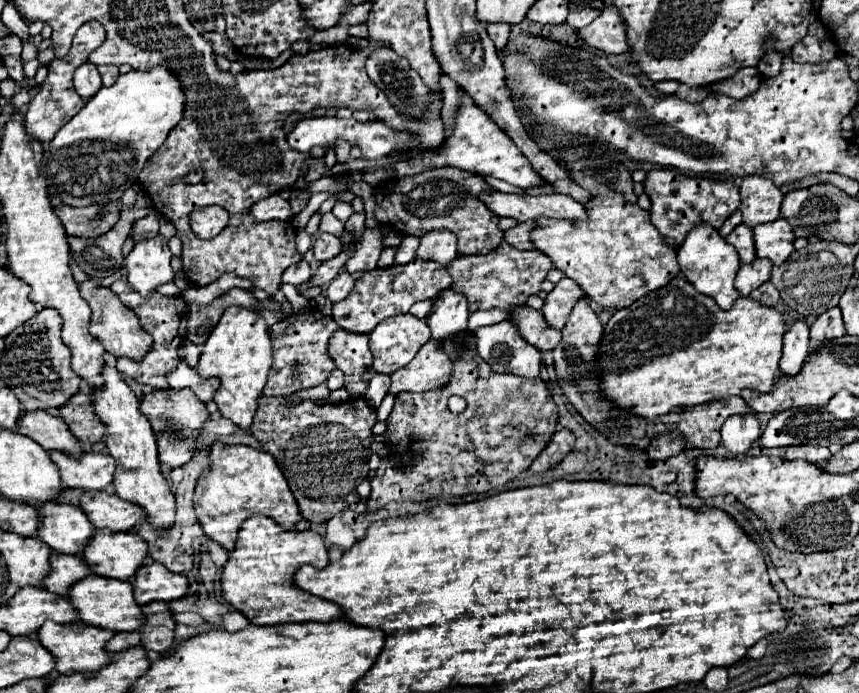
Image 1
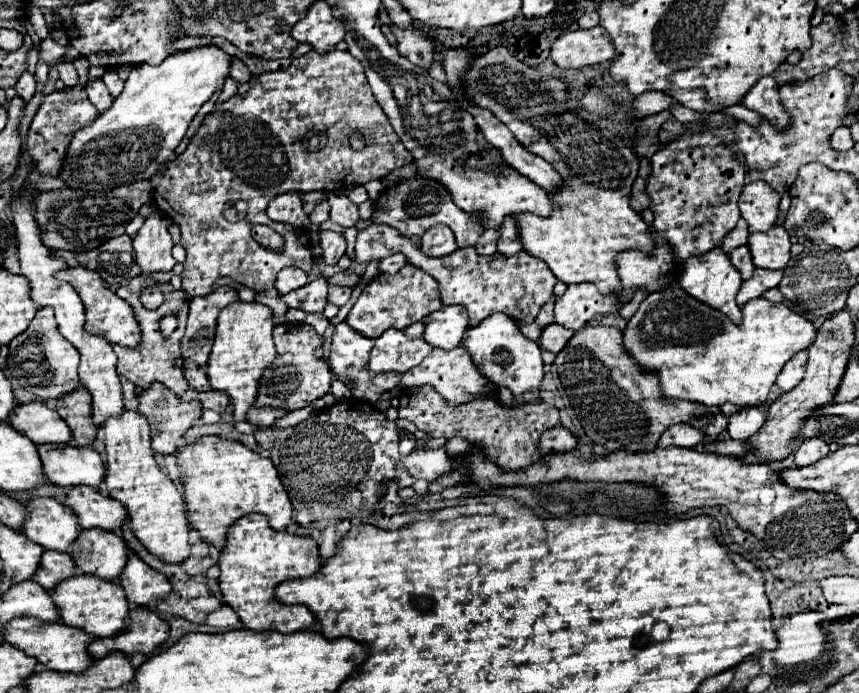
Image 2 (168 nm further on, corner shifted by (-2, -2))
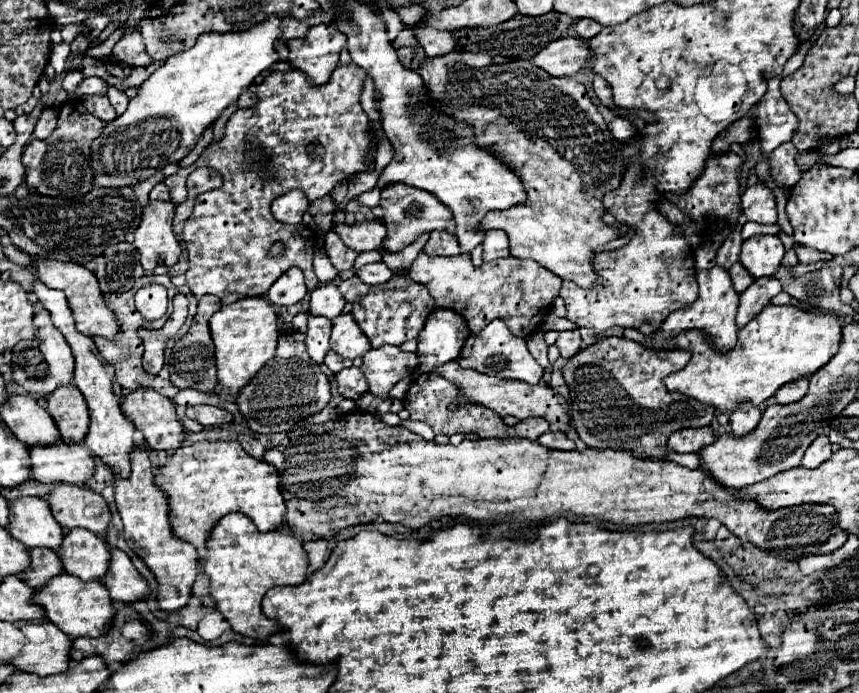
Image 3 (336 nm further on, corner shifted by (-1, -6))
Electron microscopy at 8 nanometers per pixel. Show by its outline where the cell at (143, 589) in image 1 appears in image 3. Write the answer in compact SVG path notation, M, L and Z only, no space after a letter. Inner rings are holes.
M111 549L111 565L103 583L113 601L135 603L149 595L149 583L139 575L139 571L135 571L131 559L119 549Z

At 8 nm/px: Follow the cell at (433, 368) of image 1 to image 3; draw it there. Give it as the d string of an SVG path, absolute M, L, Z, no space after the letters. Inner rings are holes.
M447 361L439 367L433 369L433 373L443 375L445 379L449 379L451 383L455 383L459 387L459 397L475 403L475 405L483 405L489 407L493 411L497 411L501 417L505 415L513 415L517 419L527 419L527 417L543 417L547 419L555 429L565 431L569 417L567 417L567 405L565 399L561 395L557 395L551 387L547 385L529 385L523 381L507 381L507 379L499 379L499 377L489 377L489 375L479 375L479 371L471 371L471 369L463 369L459 367L457 361Z

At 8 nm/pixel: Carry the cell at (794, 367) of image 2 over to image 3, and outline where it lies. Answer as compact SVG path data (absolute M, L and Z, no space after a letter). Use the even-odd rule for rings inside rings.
M805 377L803 379L797 379L795 383L785 383L775 393L775 399L777 399L777 403L793 403L793 401L799 401L807 393L807 387L809 387L809 381Z

